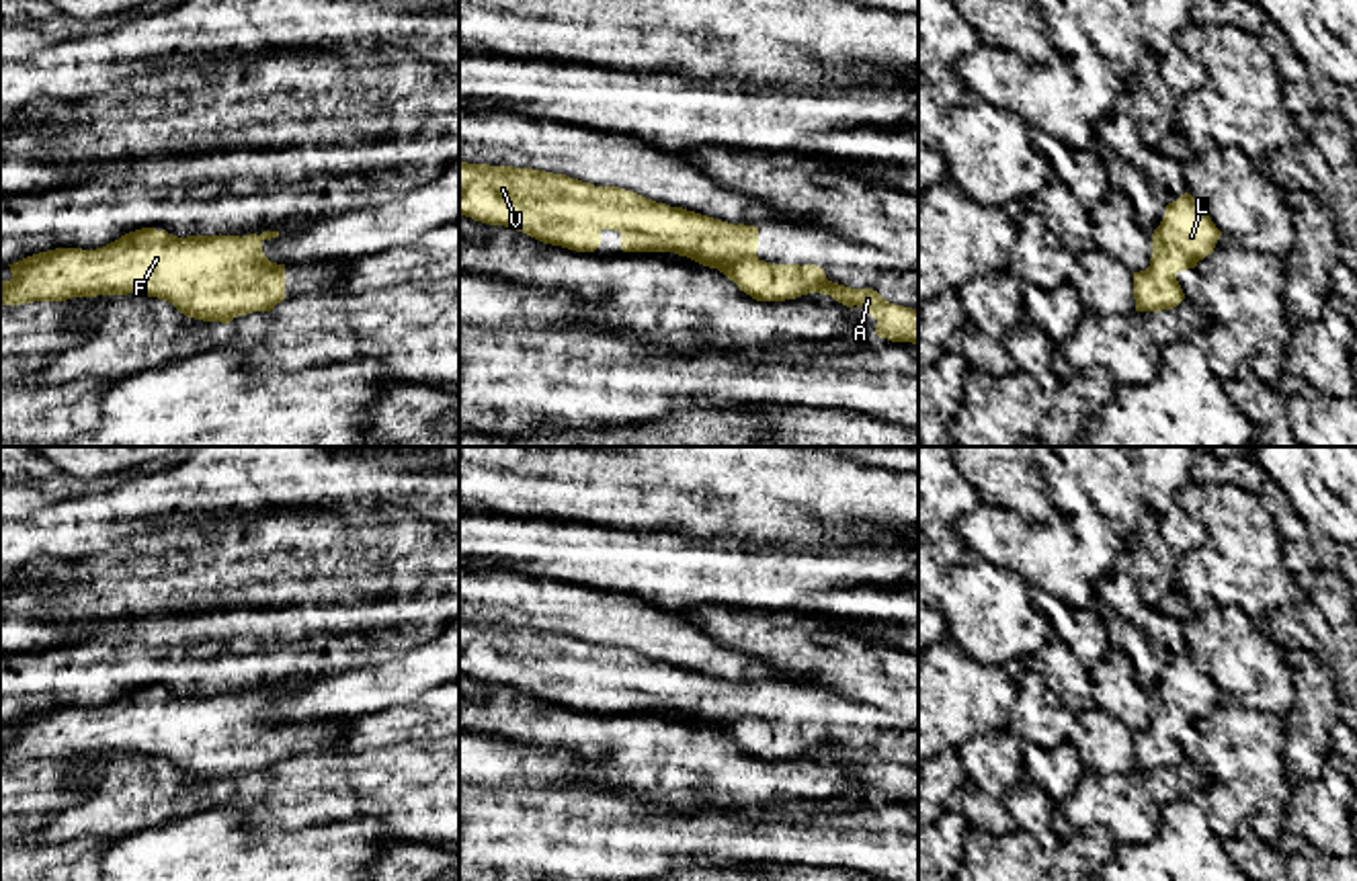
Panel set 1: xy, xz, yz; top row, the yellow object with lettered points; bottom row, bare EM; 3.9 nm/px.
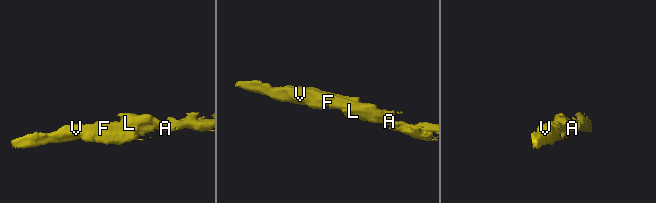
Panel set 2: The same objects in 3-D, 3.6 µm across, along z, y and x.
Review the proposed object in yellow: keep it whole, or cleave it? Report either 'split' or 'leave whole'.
leave whole

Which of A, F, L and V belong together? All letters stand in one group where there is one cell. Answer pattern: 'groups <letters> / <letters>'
groups A F L V

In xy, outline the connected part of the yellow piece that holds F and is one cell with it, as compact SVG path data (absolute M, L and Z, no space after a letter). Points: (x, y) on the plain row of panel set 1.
M141 686L96 709L55 707L39 711L8 723L12 738L0 742L0 764L135 752L164 758L187 777L230 783L238 774L271 770L285 758L285 723L271 721L262 711L262 701L277 695L279 690L262 690L260 695L250 693L242 697L230 693L178 697L166 688L158 690L156 686Z

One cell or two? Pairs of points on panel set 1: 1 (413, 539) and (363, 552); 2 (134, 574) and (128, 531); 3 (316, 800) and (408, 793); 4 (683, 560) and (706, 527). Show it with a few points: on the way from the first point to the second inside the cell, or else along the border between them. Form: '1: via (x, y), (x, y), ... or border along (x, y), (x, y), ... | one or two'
1: via (400, 552), (376, 552) | one
2: border along (162, 529), (111, 546), (85, 560) | two
3: via (339, 800), (359, 802), (369, 793), (386, 793) | one
4: border along (634, 527), (671, 529), (681, 537) | two

